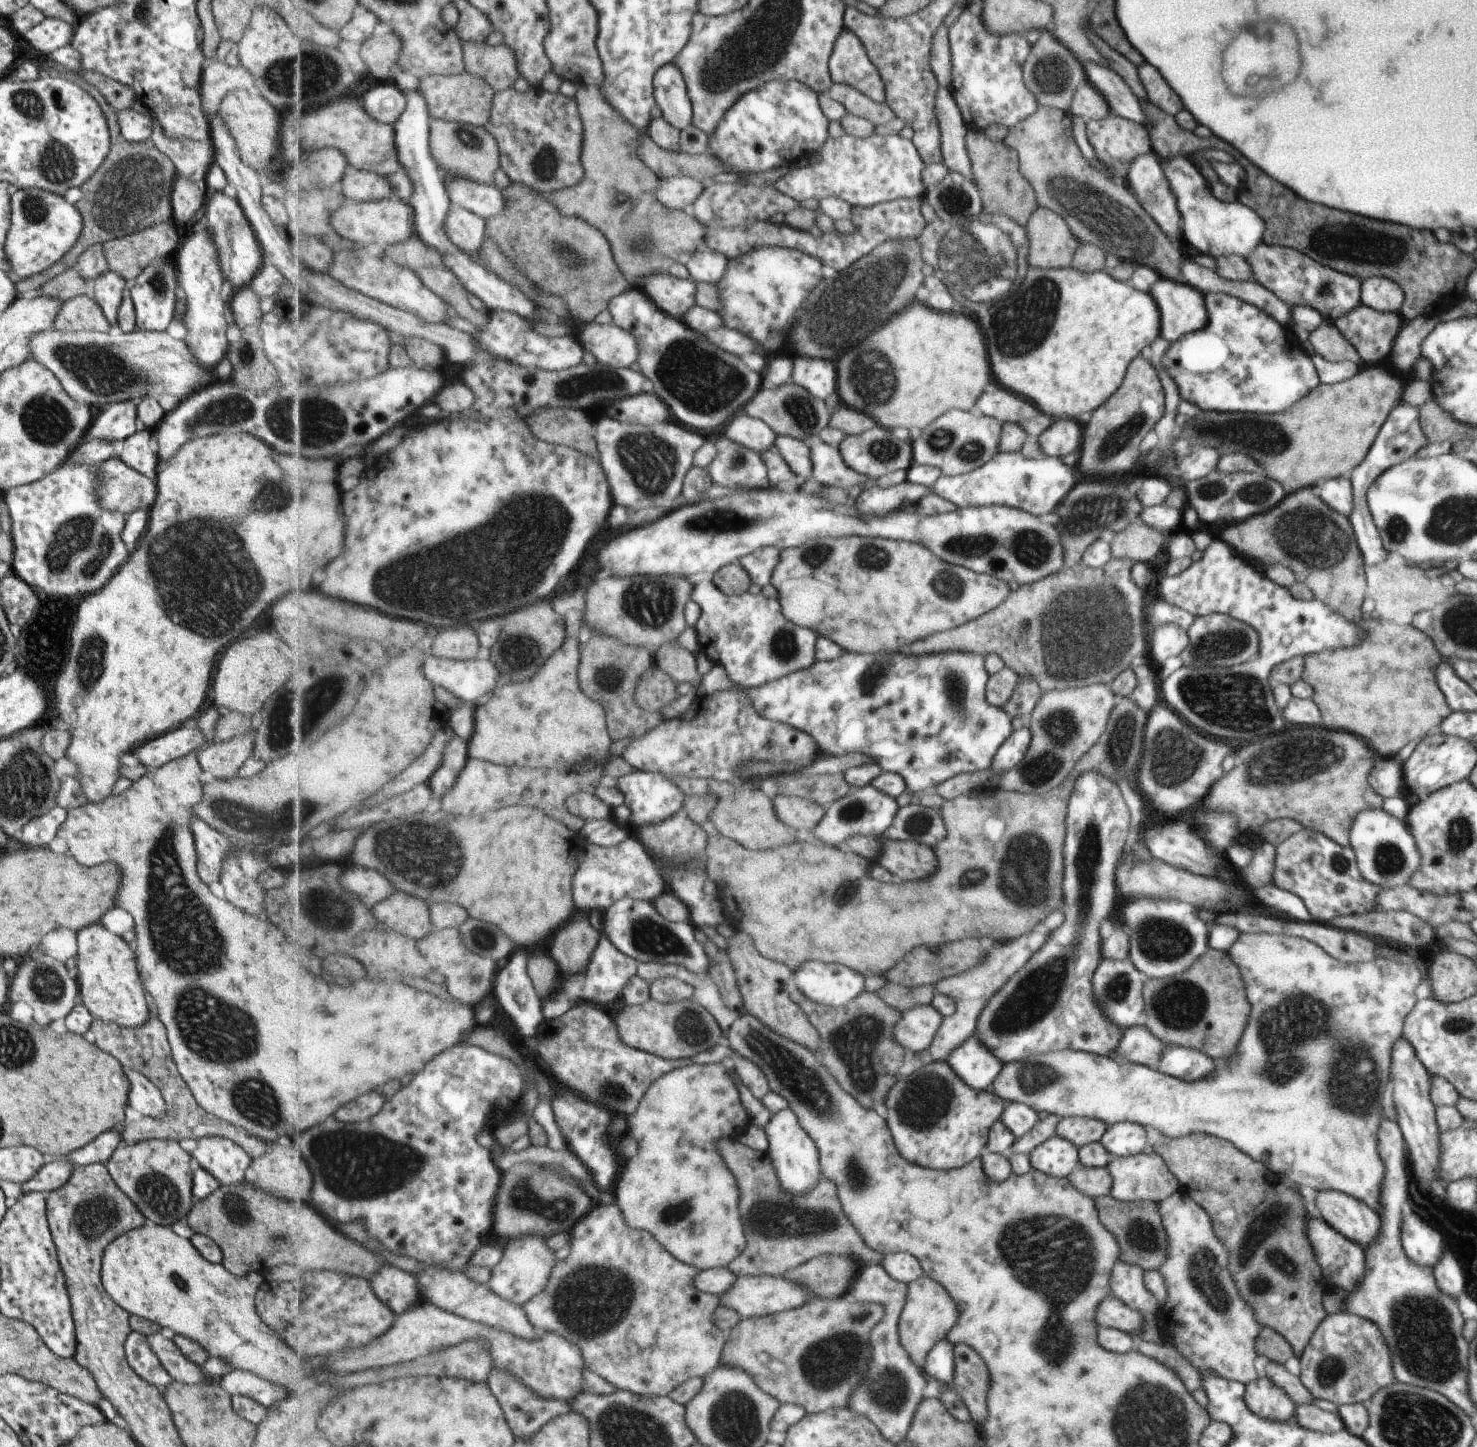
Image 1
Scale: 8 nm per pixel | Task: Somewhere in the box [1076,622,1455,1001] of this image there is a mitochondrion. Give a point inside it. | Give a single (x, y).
(1233, 705)

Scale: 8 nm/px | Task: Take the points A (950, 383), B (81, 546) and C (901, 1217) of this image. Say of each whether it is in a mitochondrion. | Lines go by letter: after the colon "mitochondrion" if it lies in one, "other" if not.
A: other
B: mitochondrion
C: other

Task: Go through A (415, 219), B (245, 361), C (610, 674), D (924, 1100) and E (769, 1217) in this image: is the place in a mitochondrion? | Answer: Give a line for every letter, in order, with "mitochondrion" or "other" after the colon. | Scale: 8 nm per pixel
A: other
B: mitochondrion
C: mitochondrion
D: mitochondrion
E: mitochondrion

